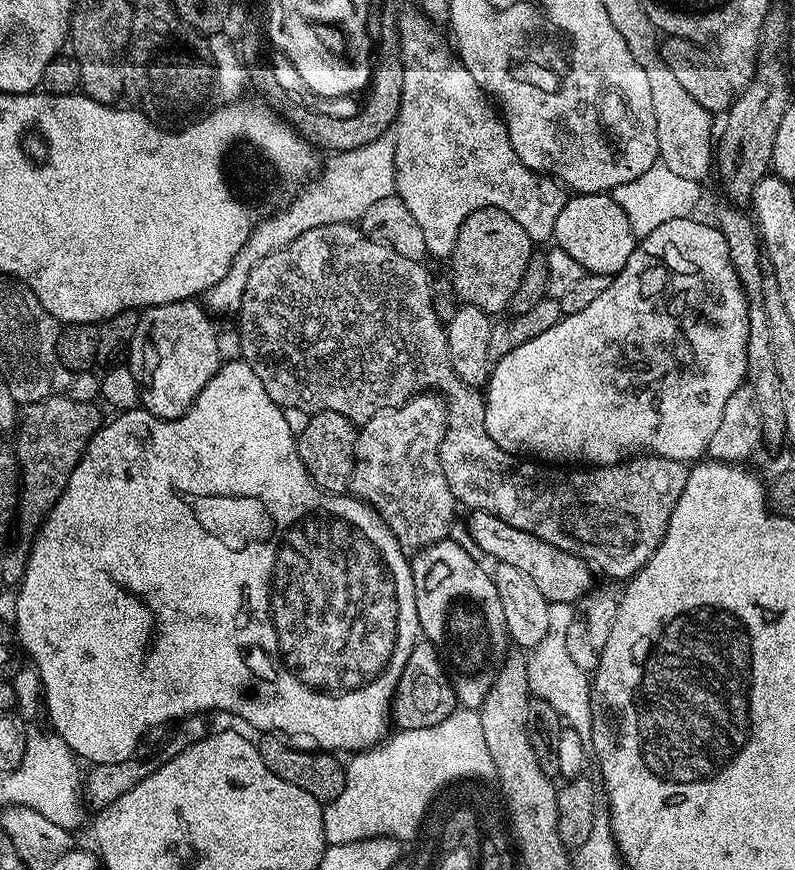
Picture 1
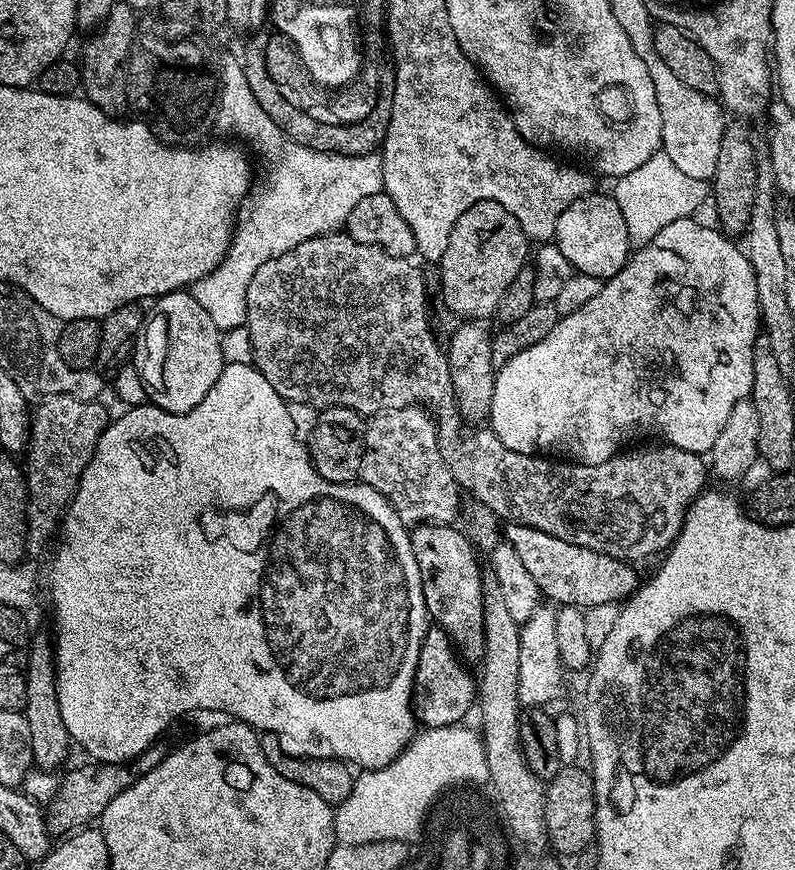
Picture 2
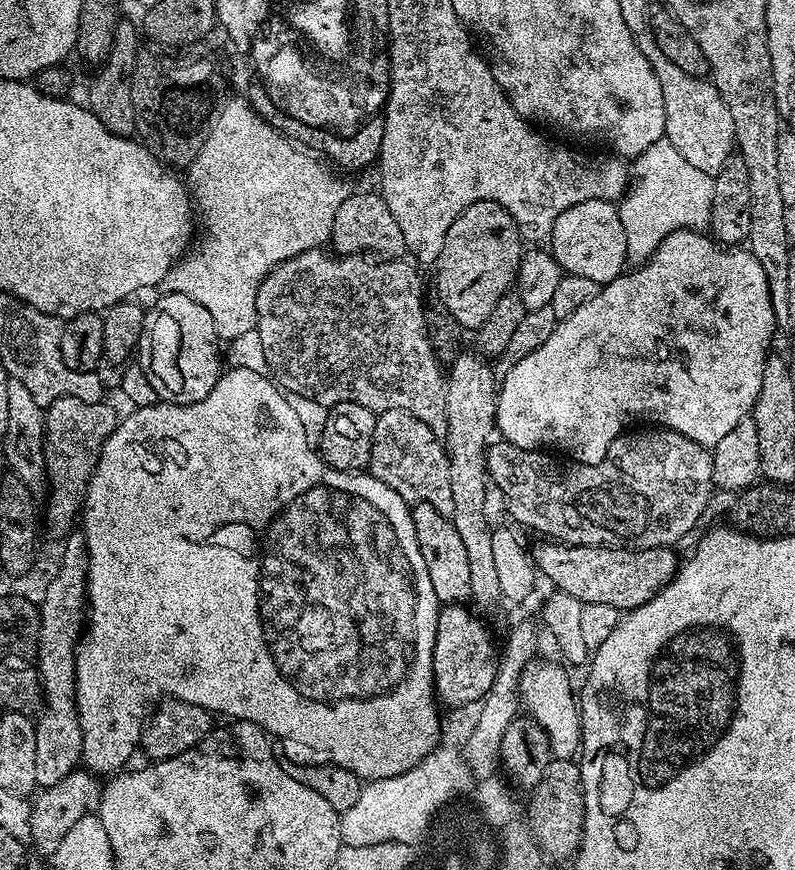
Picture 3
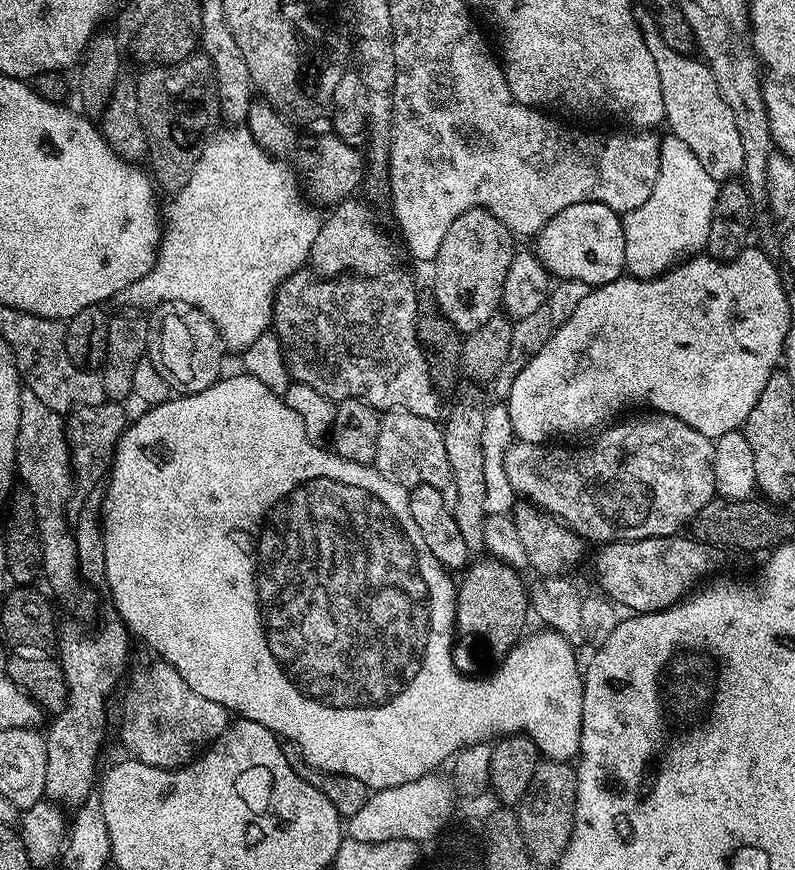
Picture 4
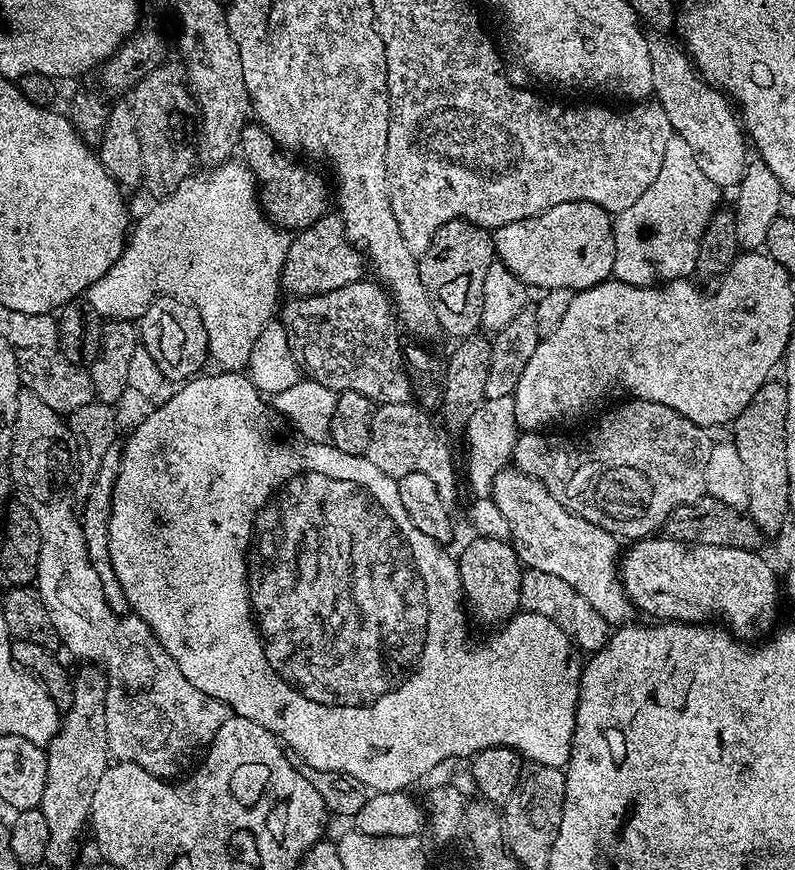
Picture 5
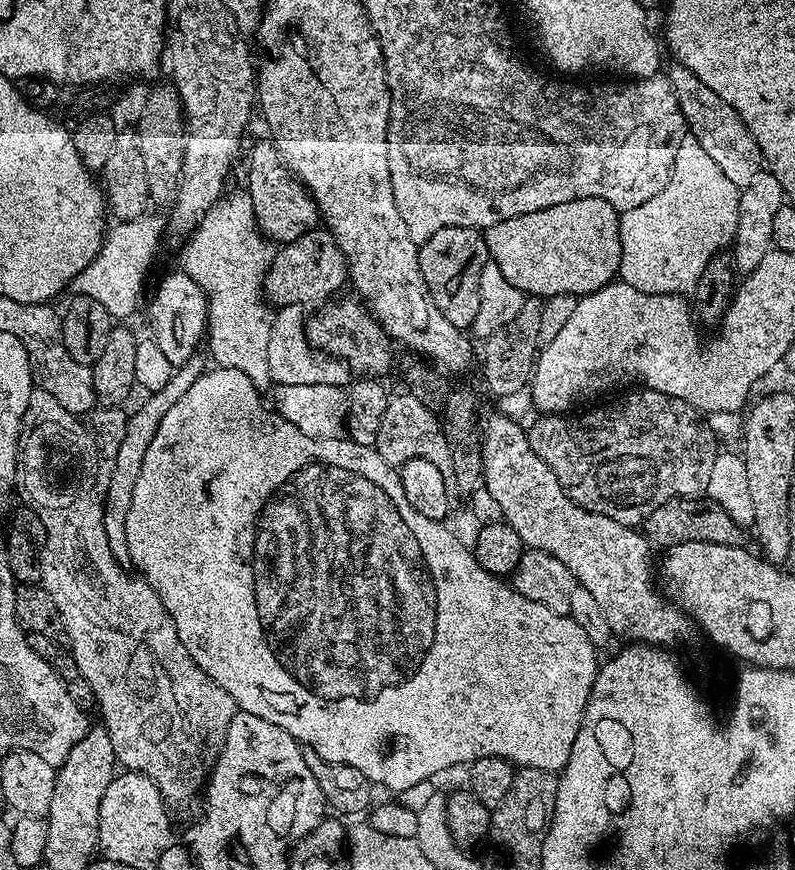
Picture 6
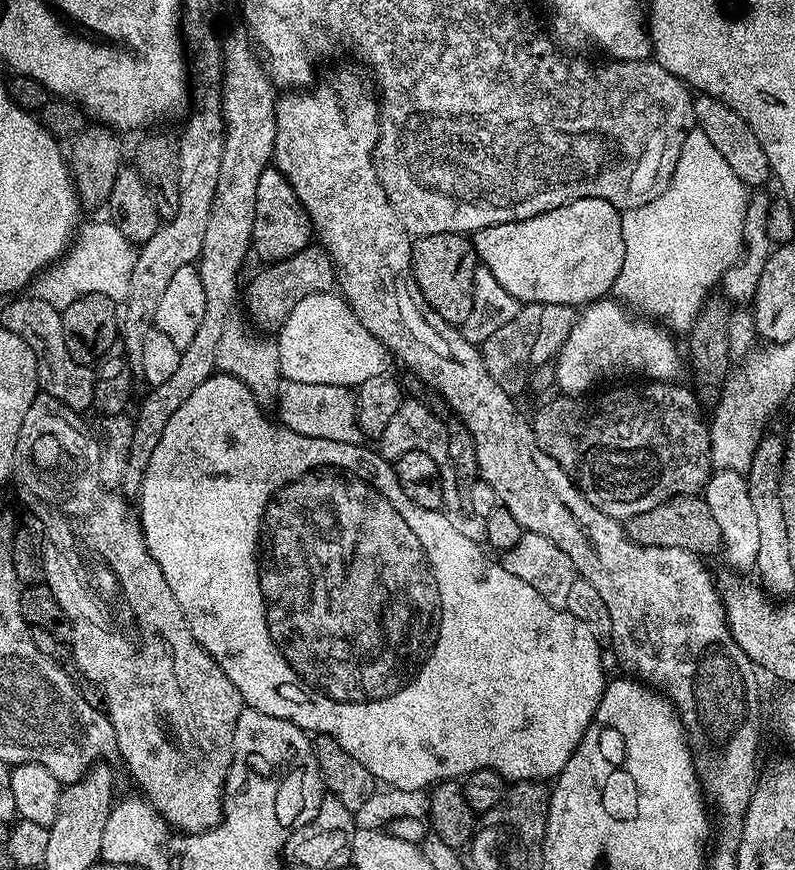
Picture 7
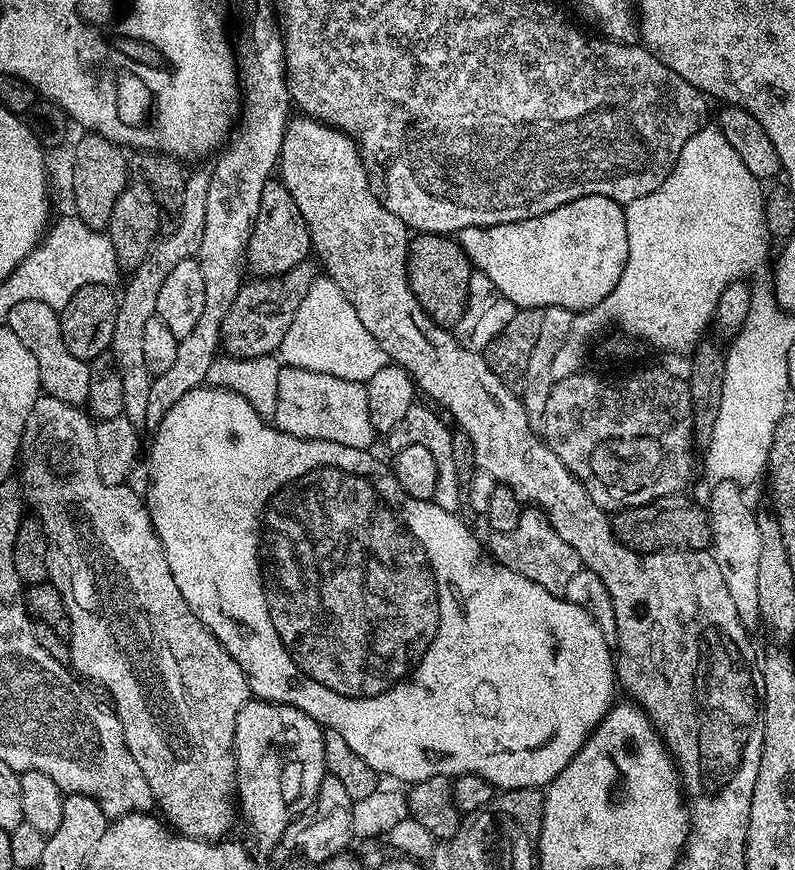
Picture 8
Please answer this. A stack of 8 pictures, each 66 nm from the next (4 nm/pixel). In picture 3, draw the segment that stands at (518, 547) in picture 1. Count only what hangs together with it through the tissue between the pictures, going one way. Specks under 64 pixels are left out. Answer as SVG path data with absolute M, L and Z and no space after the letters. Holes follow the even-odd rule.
M542 542L531 549L532 562L541 577L553 580L555 587L566 594L574 594L583 604L614 606L631 610L642 606L658 595L676 575L678 559L675 547L630 548L596 547L594 545Z

